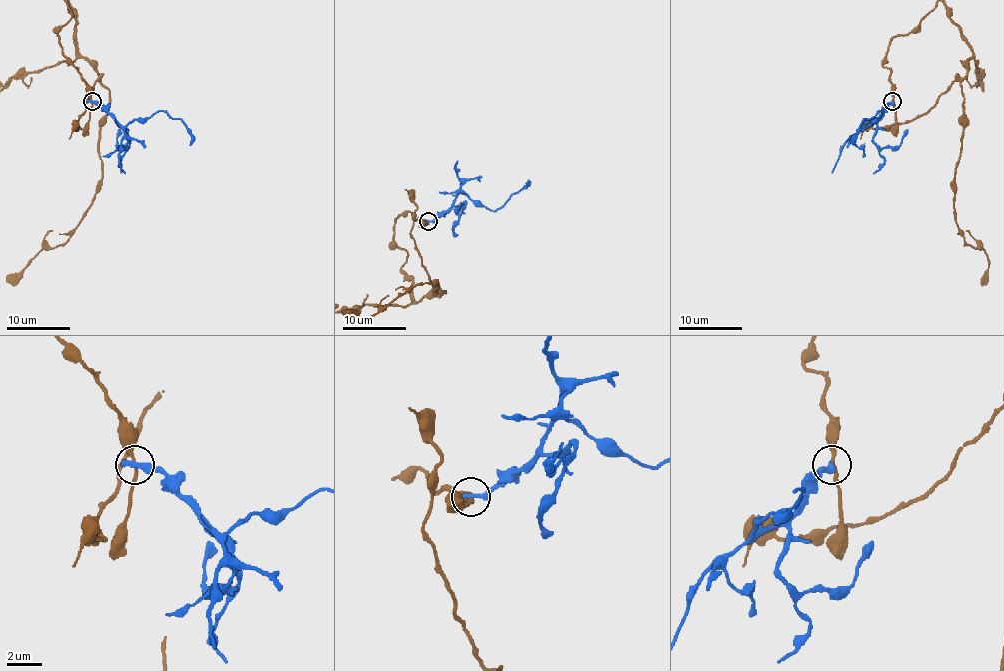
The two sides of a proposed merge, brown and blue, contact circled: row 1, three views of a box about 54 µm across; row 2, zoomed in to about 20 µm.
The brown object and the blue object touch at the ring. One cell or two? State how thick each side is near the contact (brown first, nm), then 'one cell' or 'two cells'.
180 nm thick on the brown side, 400 nm on the other; two cells

